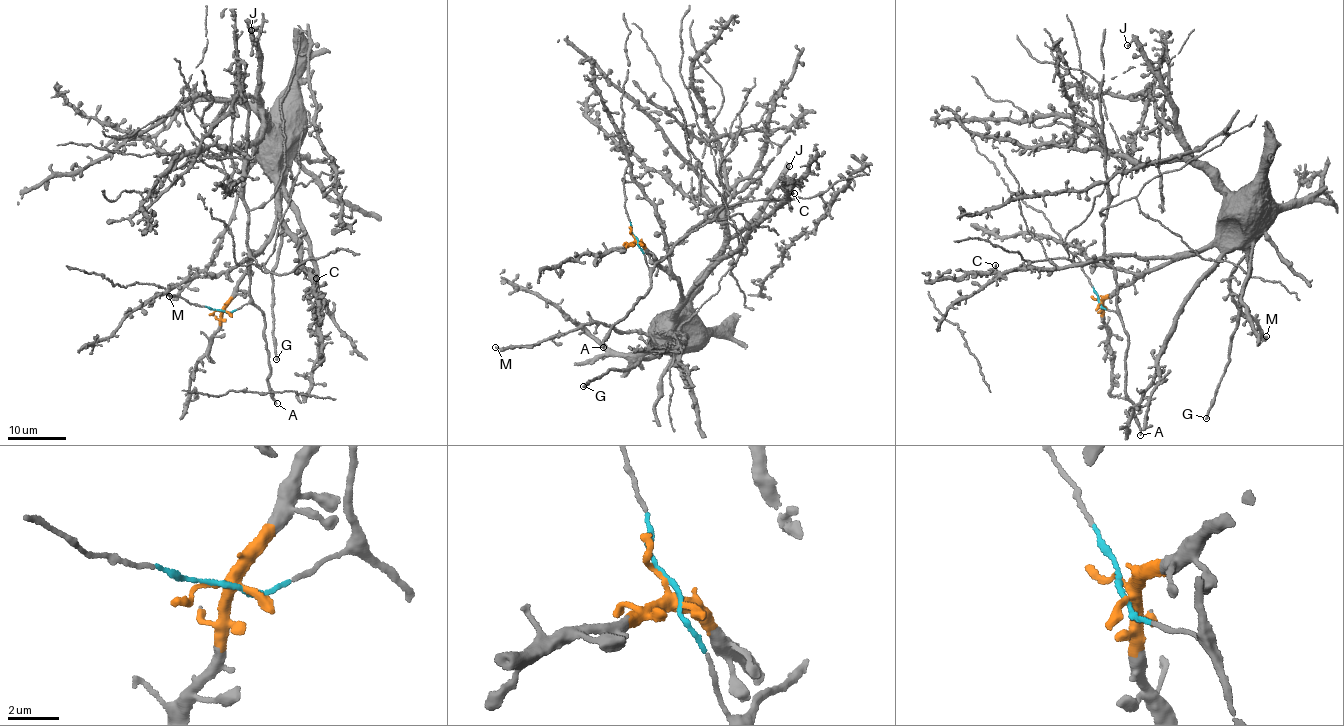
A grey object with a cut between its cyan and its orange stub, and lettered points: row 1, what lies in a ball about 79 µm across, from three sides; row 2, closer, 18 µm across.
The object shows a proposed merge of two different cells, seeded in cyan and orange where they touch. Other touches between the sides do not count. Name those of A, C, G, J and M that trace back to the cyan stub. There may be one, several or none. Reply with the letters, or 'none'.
A

